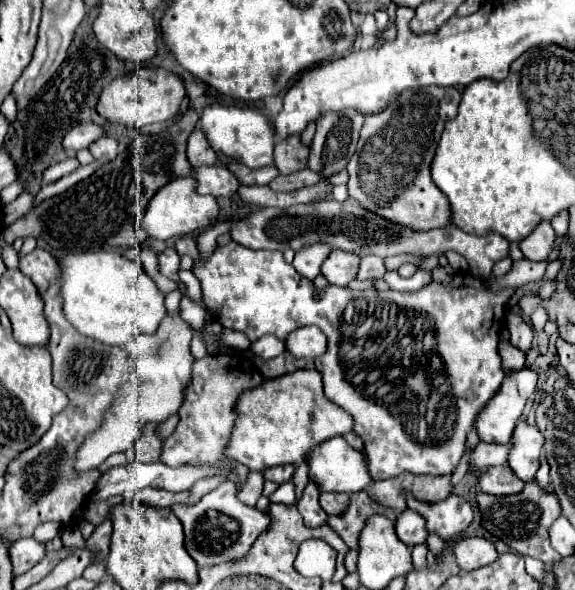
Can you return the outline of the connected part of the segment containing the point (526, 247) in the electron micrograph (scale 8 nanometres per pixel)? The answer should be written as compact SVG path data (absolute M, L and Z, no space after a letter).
M542 222L528 238L524 238L524 242L520 242L520 250L524 254L524 258L532 260L532 262L540 262L546 260L548 254L552 252L552 244L554 244L554 230L548 222Z

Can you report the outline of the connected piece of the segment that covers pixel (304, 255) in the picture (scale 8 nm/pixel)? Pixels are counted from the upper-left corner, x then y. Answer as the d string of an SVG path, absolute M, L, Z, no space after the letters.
M306 246L304 250L298 250L294 256L294 268L300 276L314 280L320 274L320 266L322 262L328 258L330 254L330 246Z

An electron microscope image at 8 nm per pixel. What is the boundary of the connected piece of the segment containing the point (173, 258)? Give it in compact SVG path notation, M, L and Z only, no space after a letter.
M168 246L168 248L164 248L164 250L158 254L158 258L160 258L160 272L162 272L166 278L178 282L178 280L180 280L180 278L178 278L180 256L176 254L176 250L174 250L172 246Z

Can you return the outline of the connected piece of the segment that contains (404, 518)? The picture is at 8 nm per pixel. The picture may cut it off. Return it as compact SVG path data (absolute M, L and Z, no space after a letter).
M404 510L396 518L396 536L408 548L412 548L416 544L424 544L426 536L428 536L428 532L424 528L424 518L414 510Z

